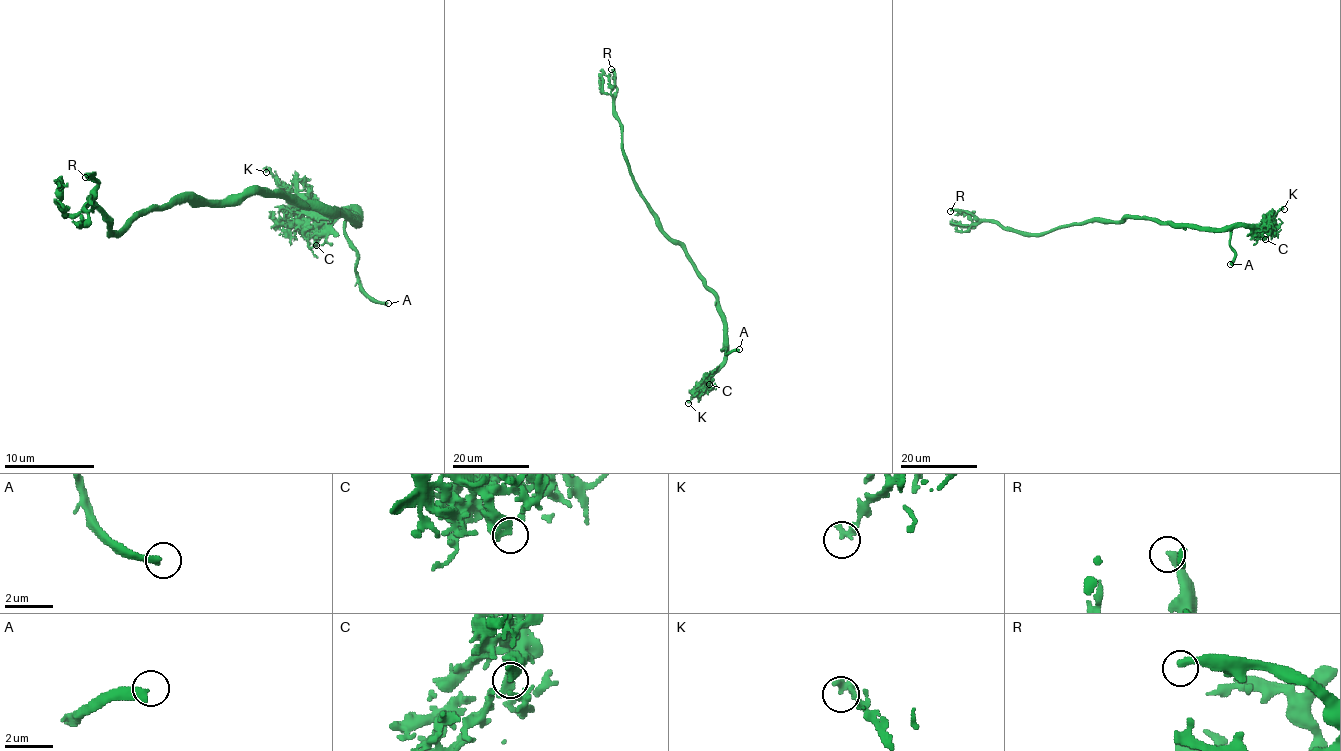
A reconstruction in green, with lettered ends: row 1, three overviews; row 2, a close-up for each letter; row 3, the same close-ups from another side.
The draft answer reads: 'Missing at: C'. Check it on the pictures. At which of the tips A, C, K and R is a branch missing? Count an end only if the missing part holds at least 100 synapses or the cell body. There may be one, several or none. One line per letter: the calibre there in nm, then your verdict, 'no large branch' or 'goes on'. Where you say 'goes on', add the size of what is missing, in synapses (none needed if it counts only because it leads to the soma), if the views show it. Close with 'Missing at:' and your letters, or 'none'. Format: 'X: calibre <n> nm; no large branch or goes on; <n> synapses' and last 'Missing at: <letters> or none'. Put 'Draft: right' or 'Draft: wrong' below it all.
A: calibre 360 nm; goes on
C: calibre 320 nm; no large branch
K: calibre 320 nm; no large branch
R: calibre 340 nm; no large branch
Missing at: A
Draft: wrong

